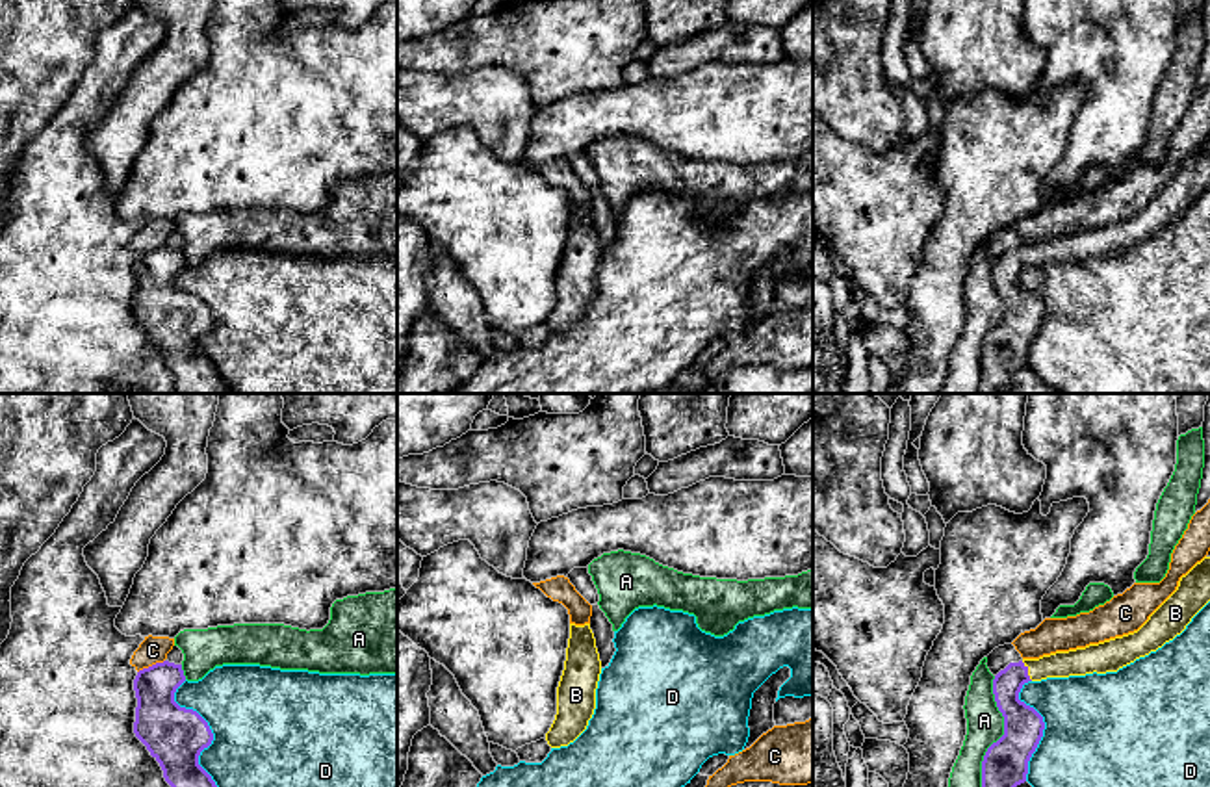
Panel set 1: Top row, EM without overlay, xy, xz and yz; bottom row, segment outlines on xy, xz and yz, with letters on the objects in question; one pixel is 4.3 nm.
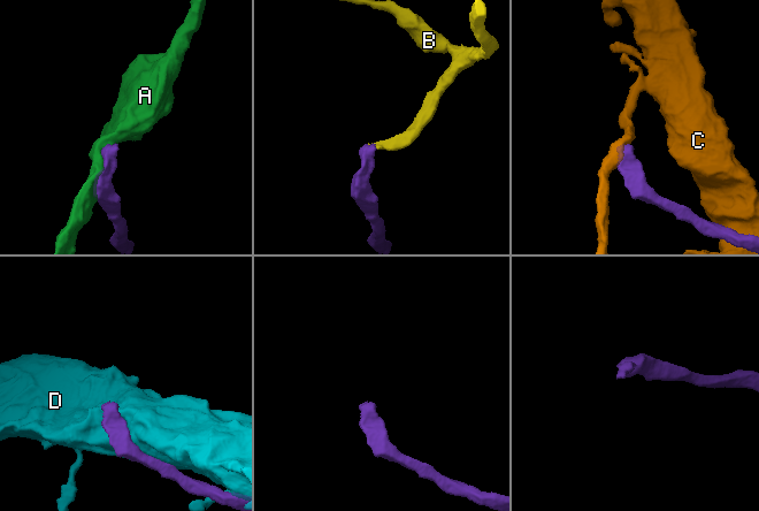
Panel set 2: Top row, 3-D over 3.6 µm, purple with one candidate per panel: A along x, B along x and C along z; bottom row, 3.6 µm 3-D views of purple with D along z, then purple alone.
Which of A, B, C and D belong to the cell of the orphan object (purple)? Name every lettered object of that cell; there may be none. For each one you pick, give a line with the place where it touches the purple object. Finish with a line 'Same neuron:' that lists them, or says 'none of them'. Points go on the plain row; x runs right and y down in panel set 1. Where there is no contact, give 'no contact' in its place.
B: yz (1027, 255)
Same neuron: B

